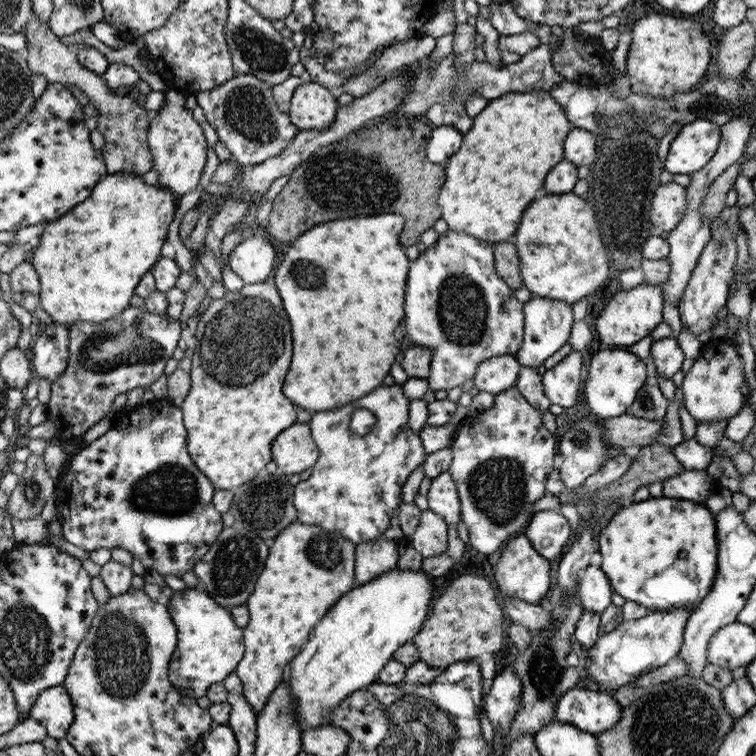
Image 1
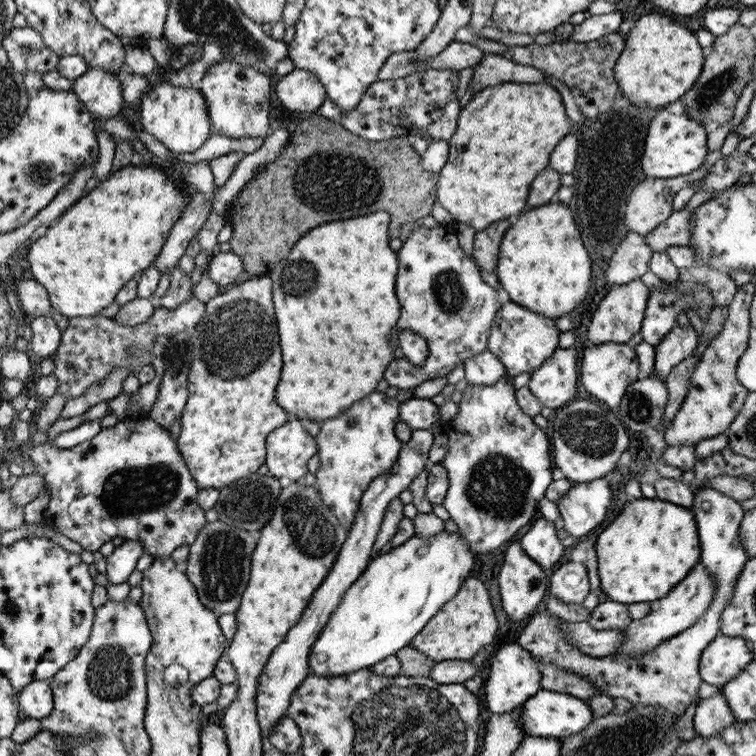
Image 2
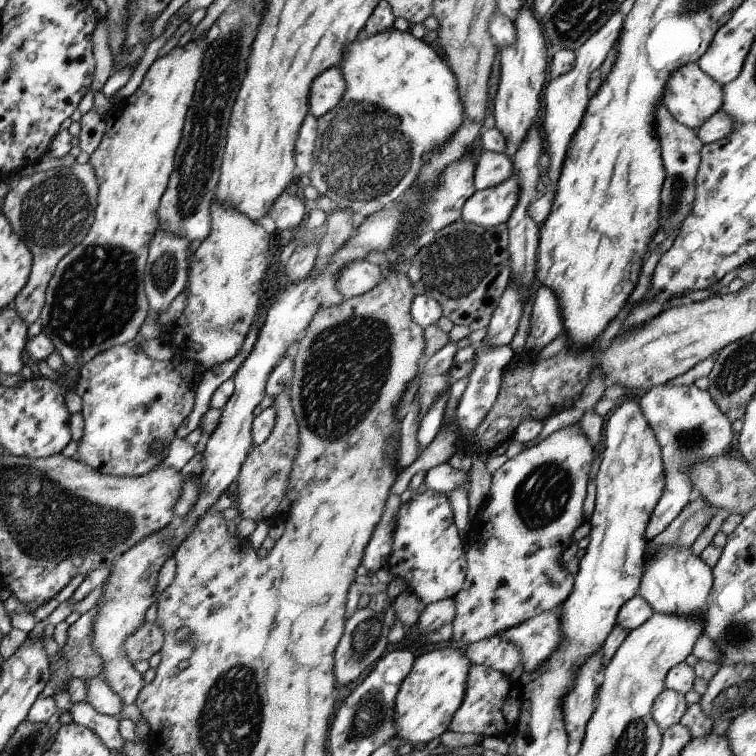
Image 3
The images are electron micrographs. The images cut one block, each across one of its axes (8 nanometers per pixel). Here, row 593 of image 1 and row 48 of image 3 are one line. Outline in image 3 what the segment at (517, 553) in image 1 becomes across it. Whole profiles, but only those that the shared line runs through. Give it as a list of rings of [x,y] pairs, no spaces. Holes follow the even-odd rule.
[[[525,5],[518,12],[518,18],[514,20],[513,26],[516,30],[516,40],[512,46],[502,48],[500,52],[500,86],[498,94],[494,98],[495,128],[504,136],[506,148],[504,153],[513,158],[522,146],[526,134],[531,127],[535,126],[534,119],[540,111],[540,94],[544,83],[548,82],[548,50],[543,30],[538,18],[528,10]]]

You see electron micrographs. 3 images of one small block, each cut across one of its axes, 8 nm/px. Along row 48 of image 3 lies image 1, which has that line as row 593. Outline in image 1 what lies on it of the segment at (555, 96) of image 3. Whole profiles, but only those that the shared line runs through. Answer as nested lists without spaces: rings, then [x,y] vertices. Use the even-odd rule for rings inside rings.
[[[589,564],[579,575],[580,598],[584,610],[602,614],[612,603],[612,586],[599,566]]]

